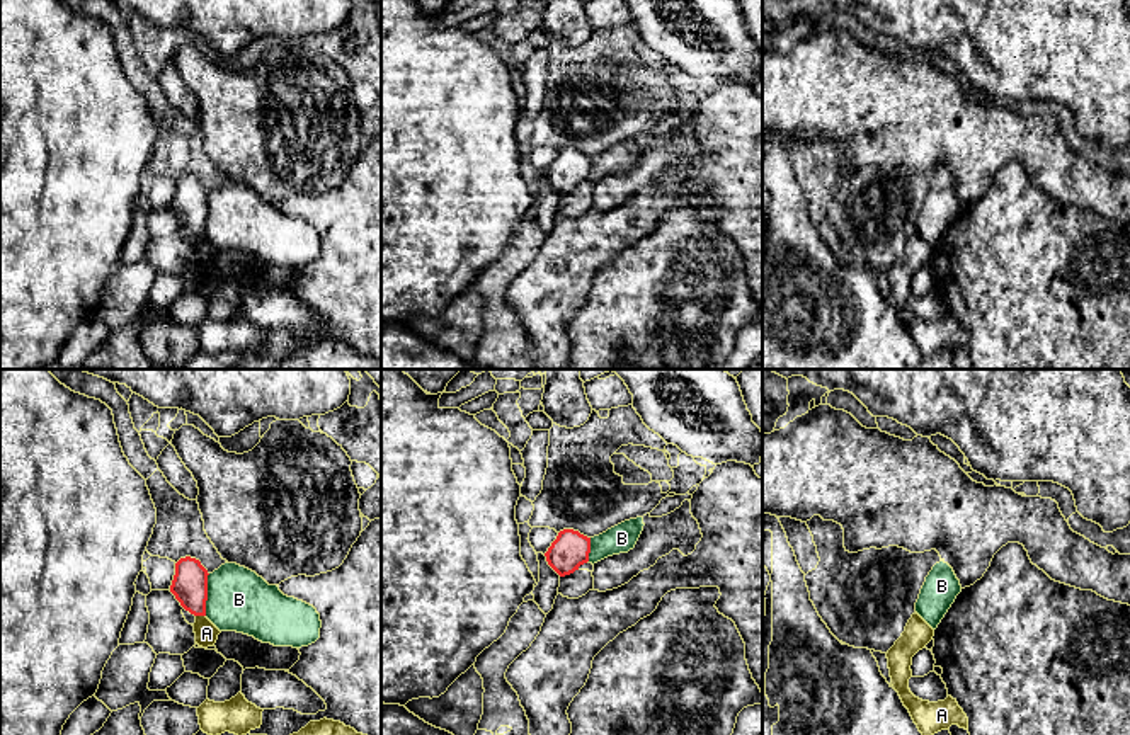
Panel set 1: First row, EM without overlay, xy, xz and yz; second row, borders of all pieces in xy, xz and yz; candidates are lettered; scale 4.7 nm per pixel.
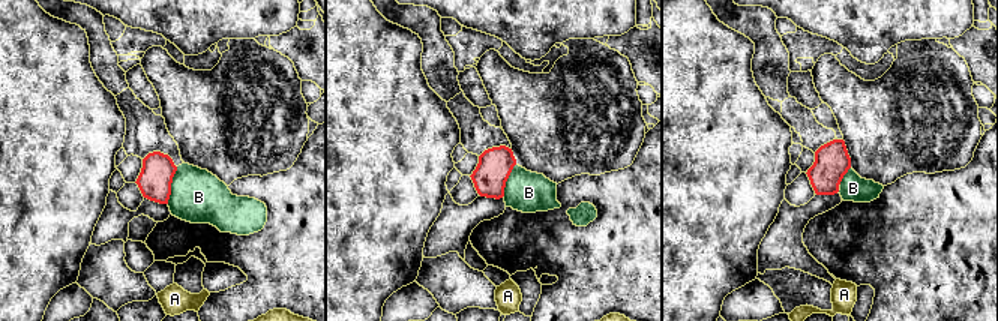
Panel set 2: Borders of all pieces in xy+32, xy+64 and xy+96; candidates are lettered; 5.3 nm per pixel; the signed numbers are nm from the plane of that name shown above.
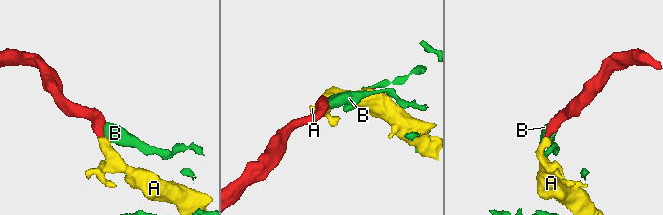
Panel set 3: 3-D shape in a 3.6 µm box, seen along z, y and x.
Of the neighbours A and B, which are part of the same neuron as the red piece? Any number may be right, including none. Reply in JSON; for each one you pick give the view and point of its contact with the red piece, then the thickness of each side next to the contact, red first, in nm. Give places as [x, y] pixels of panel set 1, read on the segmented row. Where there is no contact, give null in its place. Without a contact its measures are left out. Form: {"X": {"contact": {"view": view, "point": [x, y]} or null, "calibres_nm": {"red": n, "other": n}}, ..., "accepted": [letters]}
{"A": {"contact": {"view": "xy", "point": [201, 615]}, "calibres_nm": {"red": 170, "other": 110}}, "accepted": ["A"]}

